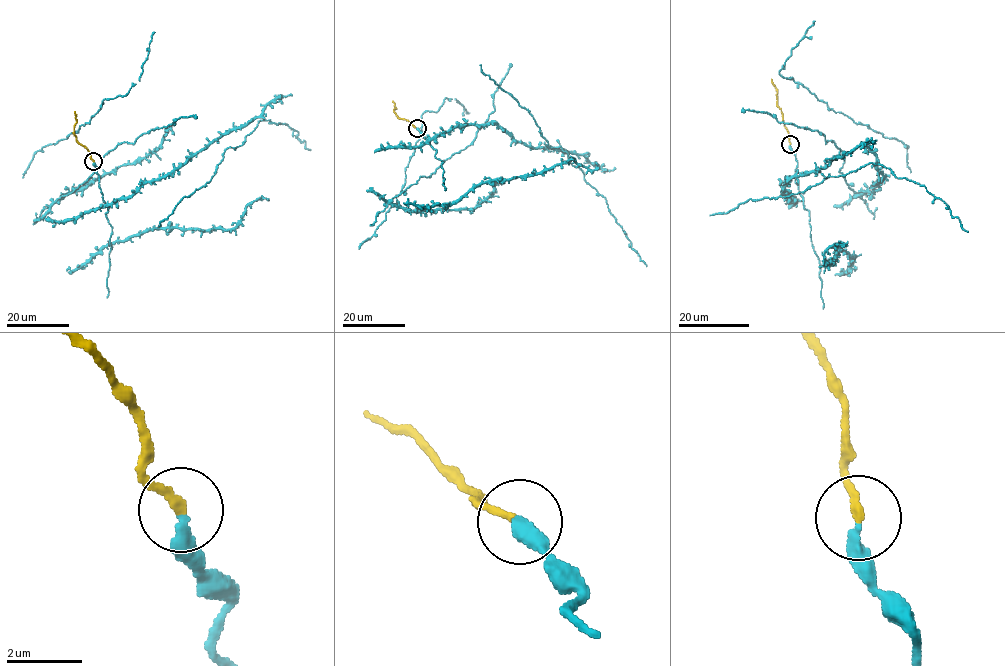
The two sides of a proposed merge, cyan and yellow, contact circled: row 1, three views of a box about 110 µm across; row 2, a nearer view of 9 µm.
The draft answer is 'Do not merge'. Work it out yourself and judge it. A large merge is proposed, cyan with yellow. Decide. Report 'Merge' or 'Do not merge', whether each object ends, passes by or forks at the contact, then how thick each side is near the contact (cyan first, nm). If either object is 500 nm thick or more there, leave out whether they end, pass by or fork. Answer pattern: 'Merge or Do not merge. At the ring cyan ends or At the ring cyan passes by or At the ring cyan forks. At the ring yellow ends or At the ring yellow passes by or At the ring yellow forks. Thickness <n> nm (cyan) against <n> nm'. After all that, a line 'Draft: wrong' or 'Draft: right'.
Merge. At the ring cyan ends. At the ring yellow ends. Thickness 320 nm (cyan) against 240 nm
Draft: wrong

